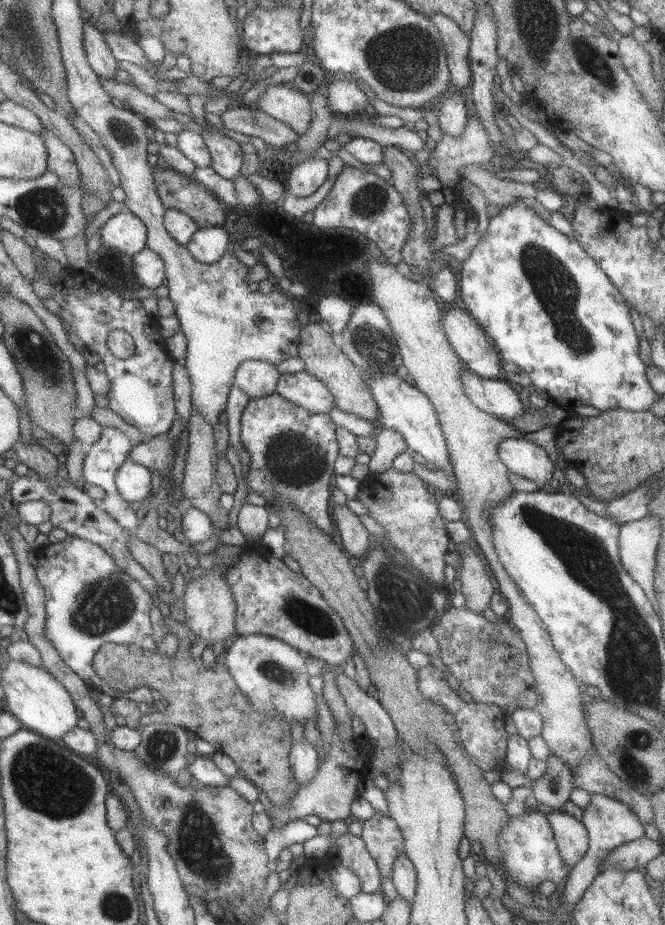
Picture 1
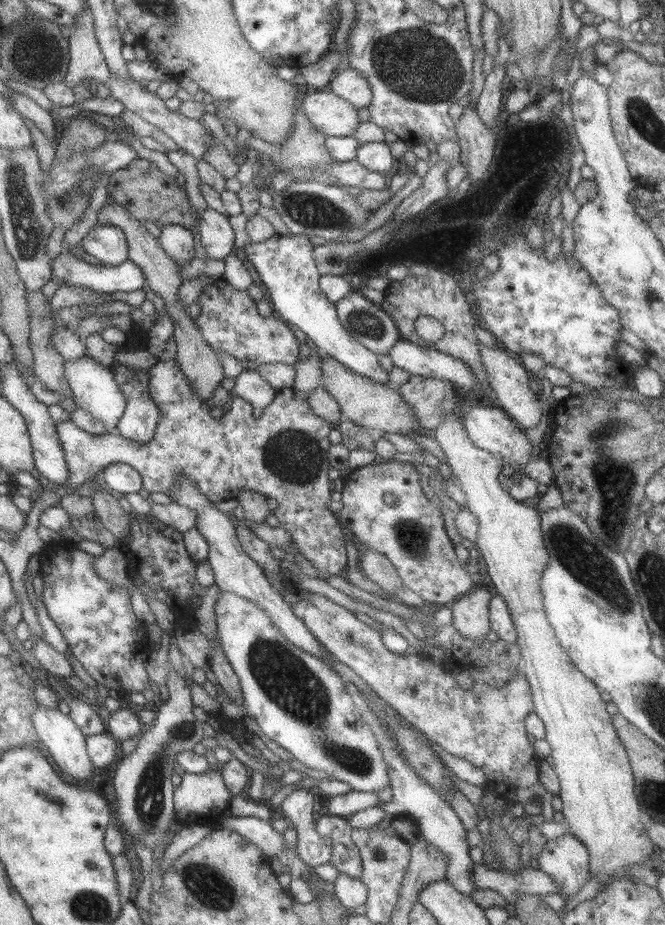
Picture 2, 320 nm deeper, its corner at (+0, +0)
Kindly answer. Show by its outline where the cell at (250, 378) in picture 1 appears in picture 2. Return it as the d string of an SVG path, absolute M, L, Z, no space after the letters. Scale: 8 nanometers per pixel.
M243 369L234 379L233 391L256 411L265 408L277 391L254 369Z

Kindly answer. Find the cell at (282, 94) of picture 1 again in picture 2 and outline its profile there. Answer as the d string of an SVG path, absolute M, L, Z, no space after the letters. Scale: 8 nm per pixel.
M322 87L311 89L296 110L325 136L352 136L360 123L349 102Z

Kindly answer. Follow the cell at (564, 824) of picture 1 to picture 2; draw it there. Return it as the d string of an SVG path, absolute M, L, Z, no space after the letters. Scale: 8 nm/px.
M567 833L546 841L538 854L538 868L554 880L562 900L577 894L591 877L586 848Z

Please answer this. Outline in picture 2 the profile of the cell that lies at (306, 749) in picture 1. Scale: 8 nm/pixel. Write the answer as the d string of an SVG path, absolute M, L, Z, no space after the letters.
M299 788L287 794L280 804L283 816L296 832L296 856L312 868L330 859L330 846L325 845L315 828L318 814L313 811L314 793L311 789Z

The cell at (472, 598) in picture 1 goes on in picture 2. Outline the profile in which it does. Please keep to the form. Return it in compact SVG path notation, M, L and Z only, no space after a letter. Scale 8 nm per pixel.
M475 586L473 590L459 597L450 608L452 627L461 639L483 640L490 626L488 604L491 594L486 587Z

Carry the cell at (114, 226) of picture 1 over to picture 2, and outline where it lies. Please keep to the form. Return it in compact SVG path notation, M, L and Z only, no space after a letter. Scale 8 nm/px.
M97 223L93 228L83 236L79 244L84 254L81 256L98 262L101 265L117 266L123 261L128 260L128 250L125 235L122 230L116 226Z

